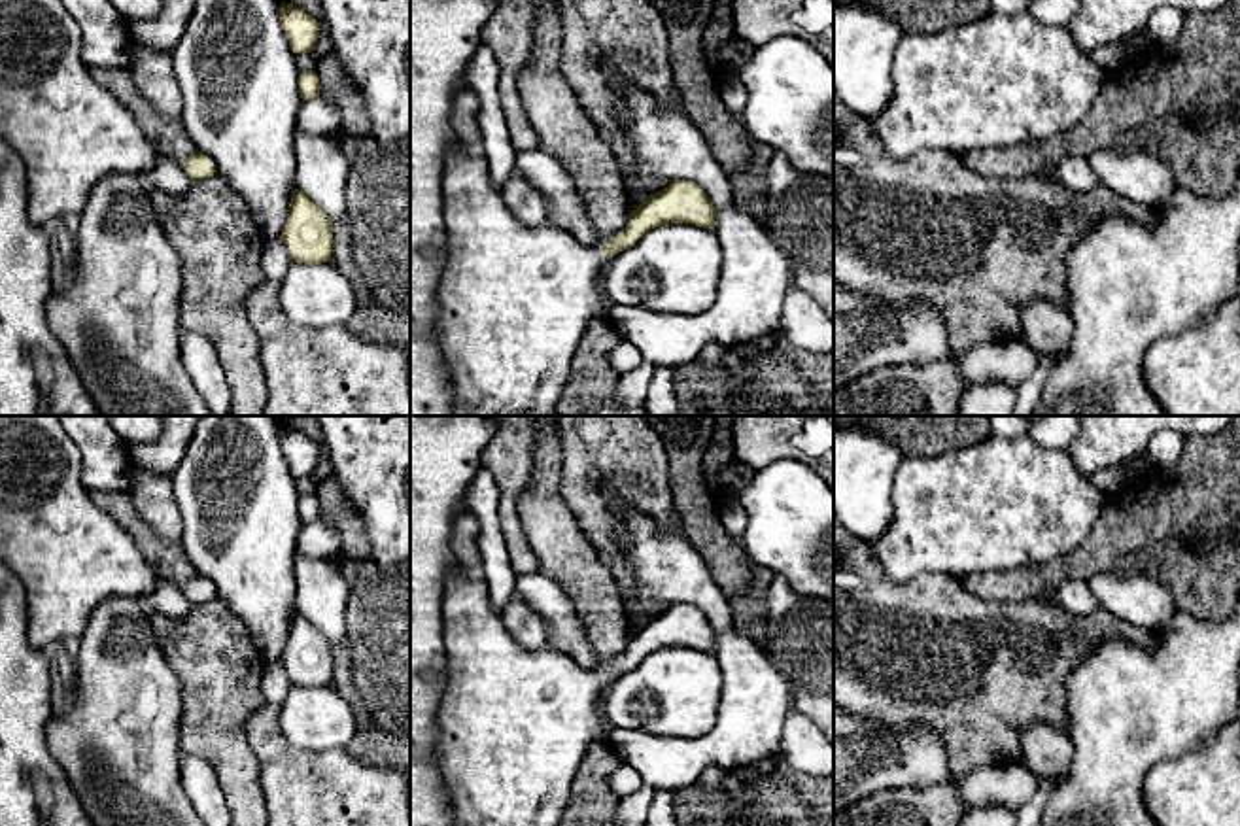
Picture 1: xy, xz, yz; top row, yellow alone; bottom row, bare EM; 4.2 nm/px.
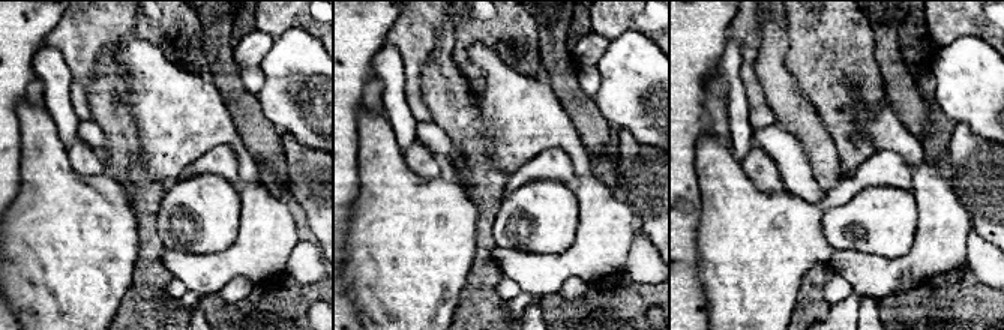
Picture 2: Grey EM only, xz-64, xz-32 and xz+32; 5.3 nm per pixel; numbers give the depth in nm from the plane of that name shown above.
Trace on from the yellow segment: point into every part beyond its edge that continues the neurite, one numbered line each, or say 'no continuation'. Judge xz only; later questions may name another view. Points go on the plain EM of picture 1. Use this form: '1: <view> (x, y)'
1: xz (513, 724)

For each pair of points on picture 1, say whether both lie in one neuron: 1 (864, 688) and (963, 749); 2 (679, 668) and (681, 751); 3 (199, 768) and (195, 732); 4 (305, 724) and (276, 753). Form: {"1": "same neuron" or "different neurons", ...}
{"1": "same neuron", "2": "different neurons", "3": "different neurons", "4": "different neurons"}

